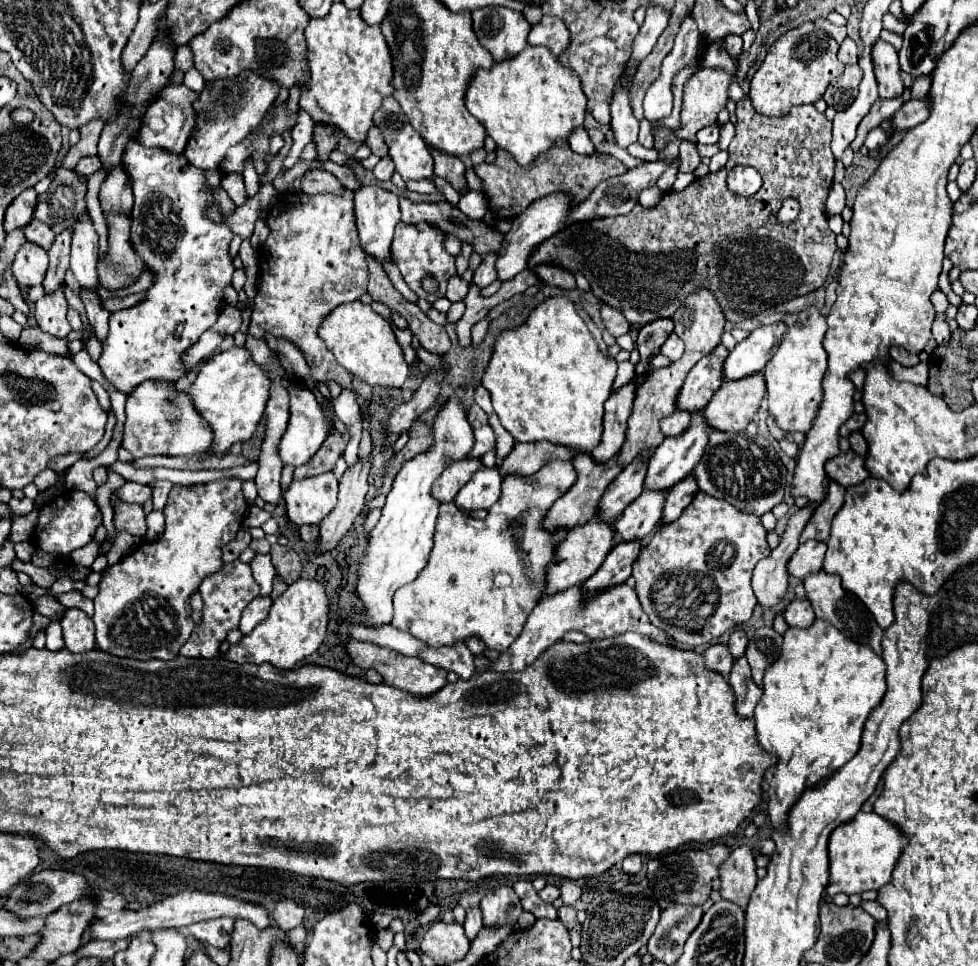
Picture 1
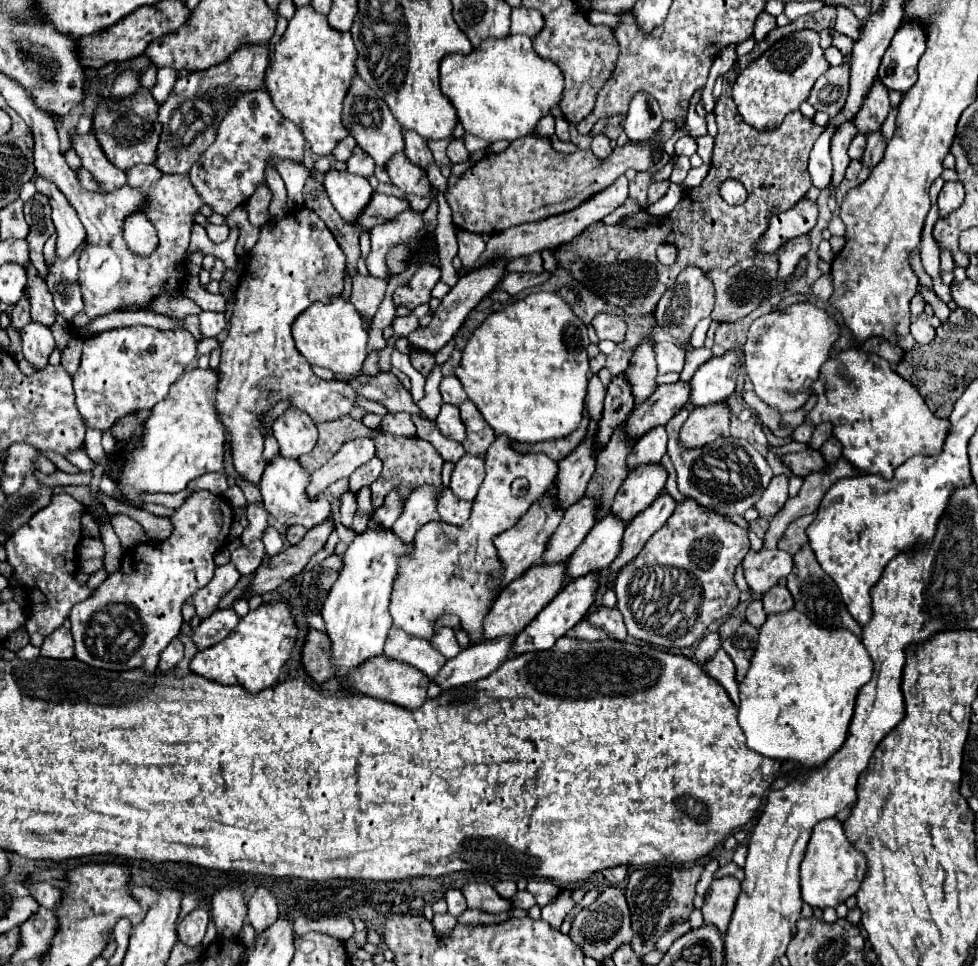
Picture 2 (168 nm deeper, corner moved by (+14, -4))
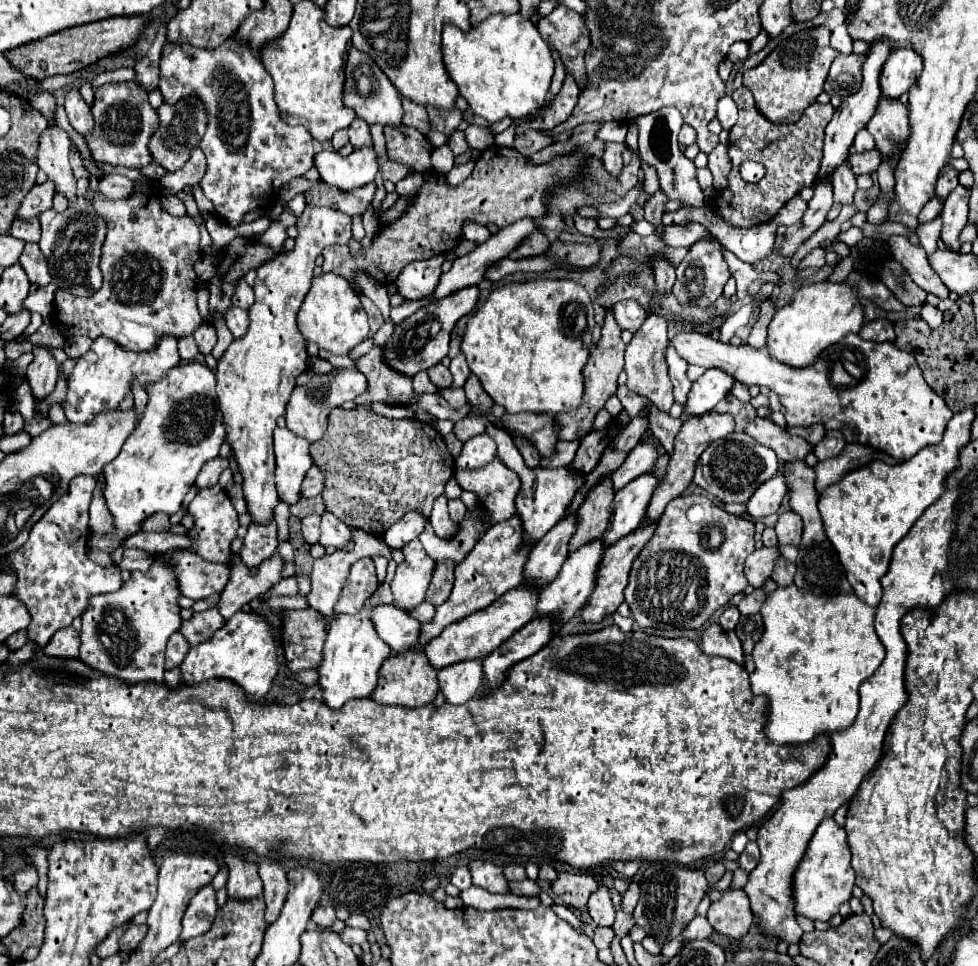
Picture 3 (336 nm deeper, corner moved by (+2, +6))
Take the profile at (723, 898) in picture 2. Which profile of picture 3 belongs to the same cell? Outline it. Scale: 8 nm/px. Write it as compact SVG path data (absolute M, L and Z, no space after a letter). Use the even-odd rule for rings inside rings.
M730 888L722 894L718 902L710 904L706 918L716 932L736 938L736 940L748 934L750 924L754 920L746 892L730 890Z

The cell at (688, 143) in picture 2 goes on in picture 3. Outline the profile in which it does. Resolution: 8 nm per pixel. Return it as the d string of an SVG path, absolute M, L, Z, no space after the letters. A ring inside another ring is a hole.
M682 124L682 130L680 130L680 134L678 134L678 142L680 142L682 146L690 146L690 144L694 144L694 140L696 140L694 128L688 126L688 124Z

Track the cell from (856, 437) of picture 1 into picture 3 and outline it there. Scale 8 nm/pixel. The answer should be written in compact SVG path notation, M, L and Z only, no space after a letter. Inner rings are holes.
M826 430L822 442L818 442L814 446L814 454L818 460L828 460L828 458L840 454L844 450L844 446L846 446L846 440L840 434L840 430Z

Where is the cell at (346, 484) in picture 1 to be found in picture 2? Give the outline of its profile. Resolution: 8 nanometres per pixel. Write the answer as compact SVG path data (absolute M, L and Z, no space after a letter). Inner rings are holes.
M326 518L316 528L308 530L306 536L296 546L288 546L278 556L272 556L268 564L262 564L256 570L250 596L270 592L278 588L282 582L286 582L288 578L300 574L310 562L310 558L326 546L326 540L332 534L332 530L334 530L334 520Z

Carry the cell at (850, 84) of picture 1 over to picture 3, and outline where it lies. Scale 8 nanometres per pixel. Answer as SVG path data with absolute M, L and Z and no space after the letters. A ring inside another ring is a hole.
M838 54L830 66L824 92L840 98L856 94L862 82L862 64L864 64L864 56Z

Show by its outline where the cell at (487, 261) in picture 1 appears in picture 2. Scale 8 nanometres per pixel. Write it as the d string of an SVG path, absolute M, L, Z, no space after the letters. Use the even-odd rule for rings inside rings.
M464 230L458 232L458 256L462 260L464 270L474 268L476 260L484 254L484 248L486 248L486 242L482 240L480 234L464 232Z

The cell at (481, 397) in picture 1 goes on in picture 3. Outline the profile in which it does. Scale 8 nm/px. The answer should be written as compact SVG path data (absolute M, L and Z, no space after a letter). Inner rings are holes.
M458 354L456 358L452 358L452 364L450 364L450 372L452 372L452 376L454 376L454 382L452 382L452 386L464 386L464 382L468 380L468 376L470 376L470 368L468 368L468 364L466 364L466 358L464 358L464 354Z

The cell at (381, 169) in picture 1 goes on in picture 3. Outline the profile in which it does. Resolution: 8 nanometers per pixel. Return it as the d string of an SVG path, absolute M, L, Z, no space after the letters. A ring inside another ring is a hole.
M356 118L356 120L352 122L352 126L348 126L348 136L350 136L350 144L352 144L354 148L372 146L372 136L370 136L368 124L366 124L362 118Z

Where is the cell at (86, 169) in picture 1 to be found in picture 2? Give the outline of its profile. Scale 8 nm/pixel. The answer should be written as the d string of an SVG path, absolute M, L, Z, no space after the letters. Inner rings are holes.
M78 168L76 170L76 174L78 174L78 180L80 180L80 184L86 188L86 190L92 190L92 192L100 192L100 188L98 188L98 182L94 180L94 176L86 170L86 168Z

